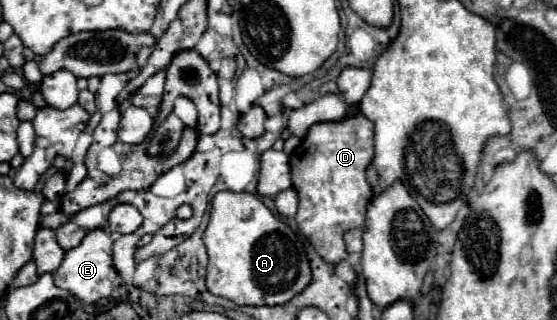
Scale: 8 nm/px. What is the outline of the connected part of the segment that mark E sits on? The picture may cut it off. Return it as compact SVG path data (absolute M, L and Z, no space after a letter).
M93 229L83 237L83 241L77 247L65 251L63 263L53 273L55 285L71 291L83 303L95 303L103 297L109 297L111 289L113 289L113 283L109 279L109 271L113 267L111 257L113 257L113 239L111 239L111 235L105 229Z

